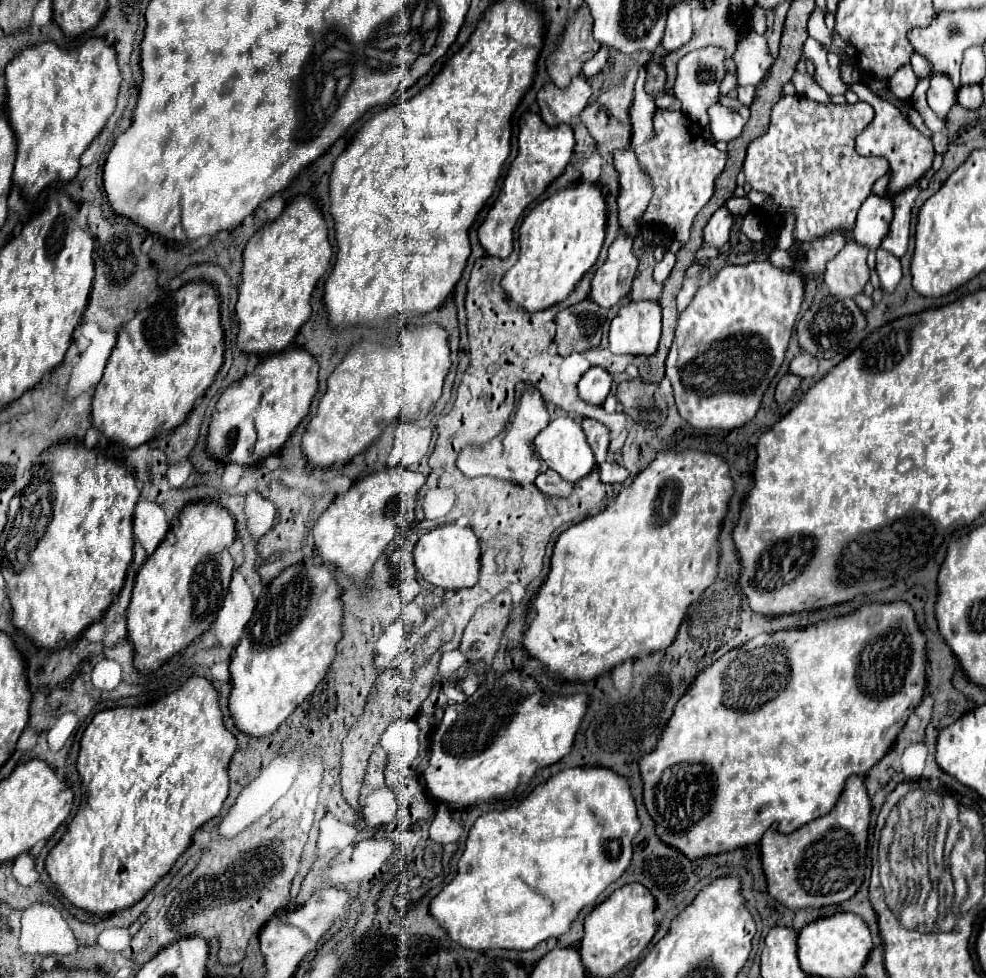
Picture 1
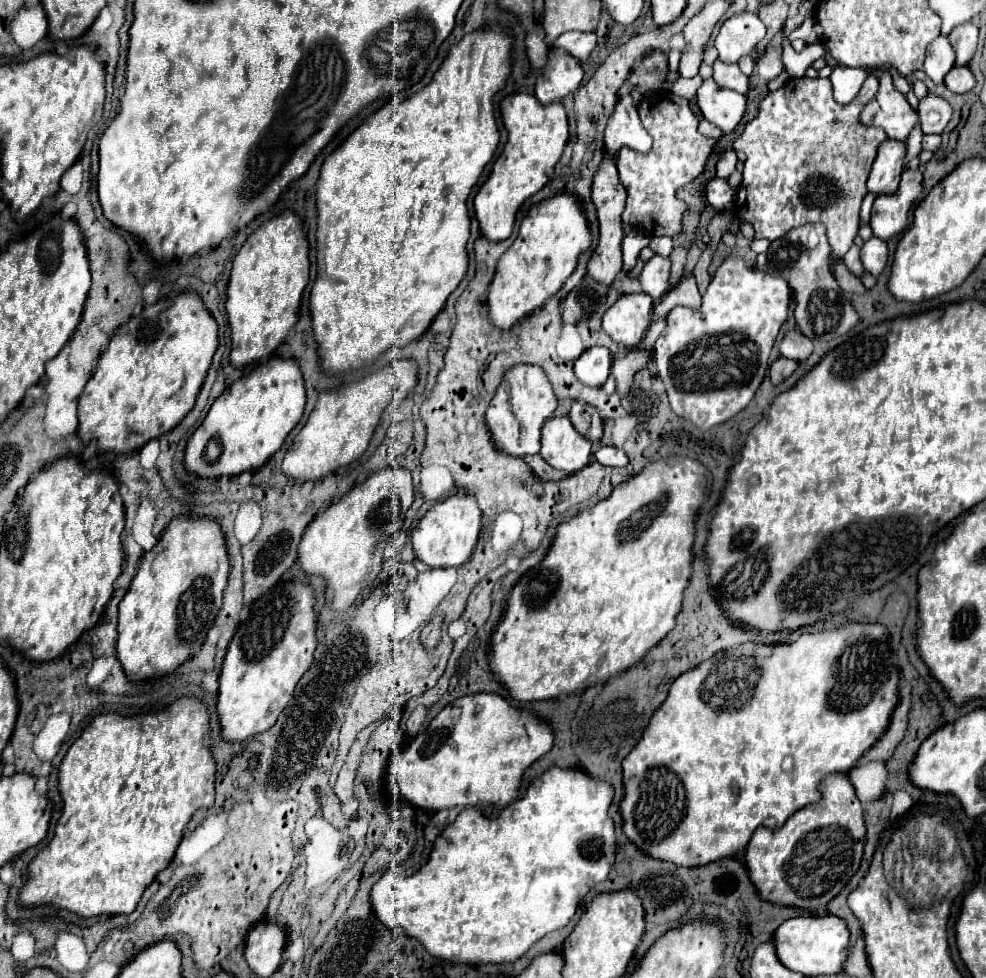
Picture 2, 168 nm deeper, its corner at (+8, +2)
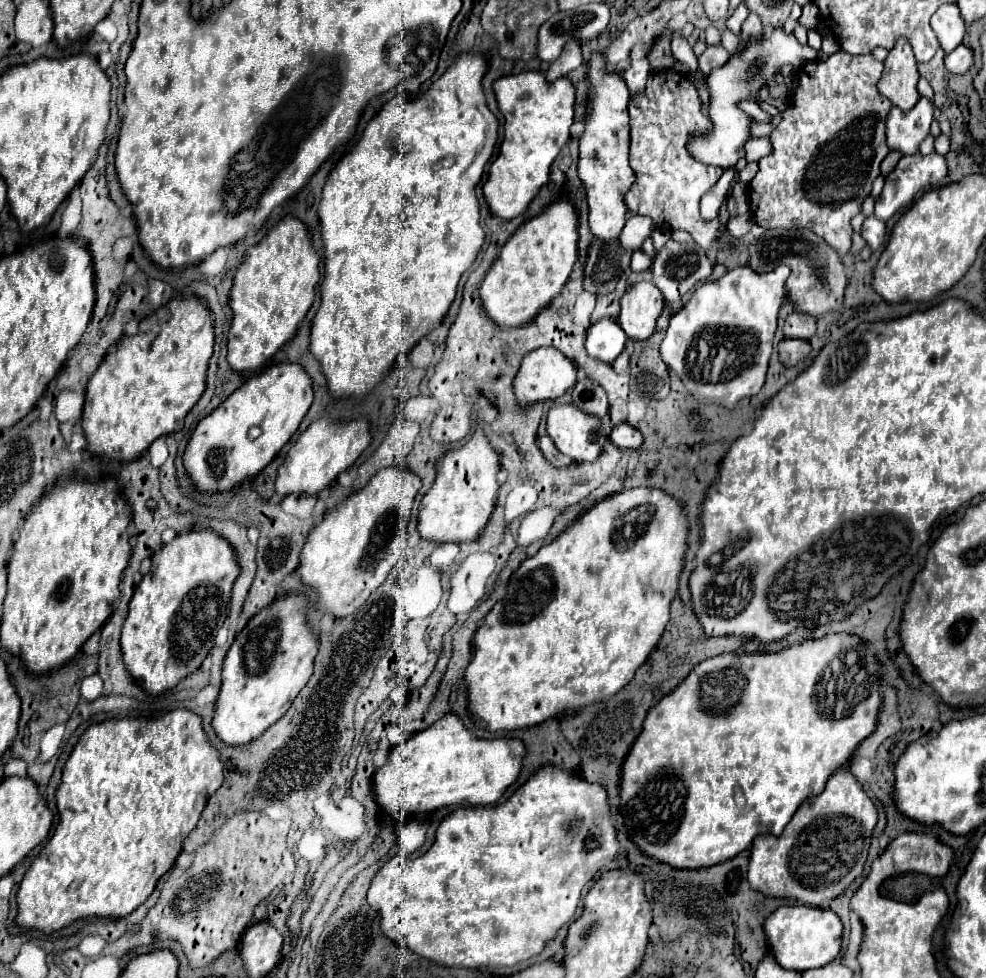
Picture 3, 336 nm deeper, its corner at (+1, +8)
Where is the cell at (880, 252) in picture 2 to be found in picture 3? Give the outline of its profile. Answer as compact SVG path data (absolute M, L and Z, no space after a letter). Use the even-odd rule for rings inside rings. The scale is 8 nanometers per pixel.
M866 217L862 223L862 237L872 249L878 249L886 237L886 225L876 217Z

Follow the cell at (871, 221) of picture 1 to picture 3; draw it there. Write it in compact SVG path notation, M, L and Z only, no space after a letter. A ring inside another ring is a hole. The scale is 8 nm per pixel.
M920 97L910 111L892 107L886 119L888 147L898 149L904 155L918 151L918 145L928 135L930 123L934 119L934 103L926 97Z

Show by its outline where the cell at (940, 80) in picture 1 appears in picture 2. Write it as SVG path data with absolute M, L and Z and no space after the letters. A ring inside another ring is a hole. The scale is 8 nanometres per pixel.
M937 37L927 47L923 71L935 85L943 85L945 75L953 69L953 61L955 61L955 53L953 53L953 47L949 45L947 37Z

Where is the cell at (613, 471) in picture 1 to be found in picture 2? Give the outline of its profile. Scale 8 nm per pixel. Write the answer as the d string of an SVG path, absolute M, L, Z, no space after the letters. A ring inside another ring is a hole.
M601 447L595 453L595 459L605 467L625 467L627 465L627 455L615 447Z

